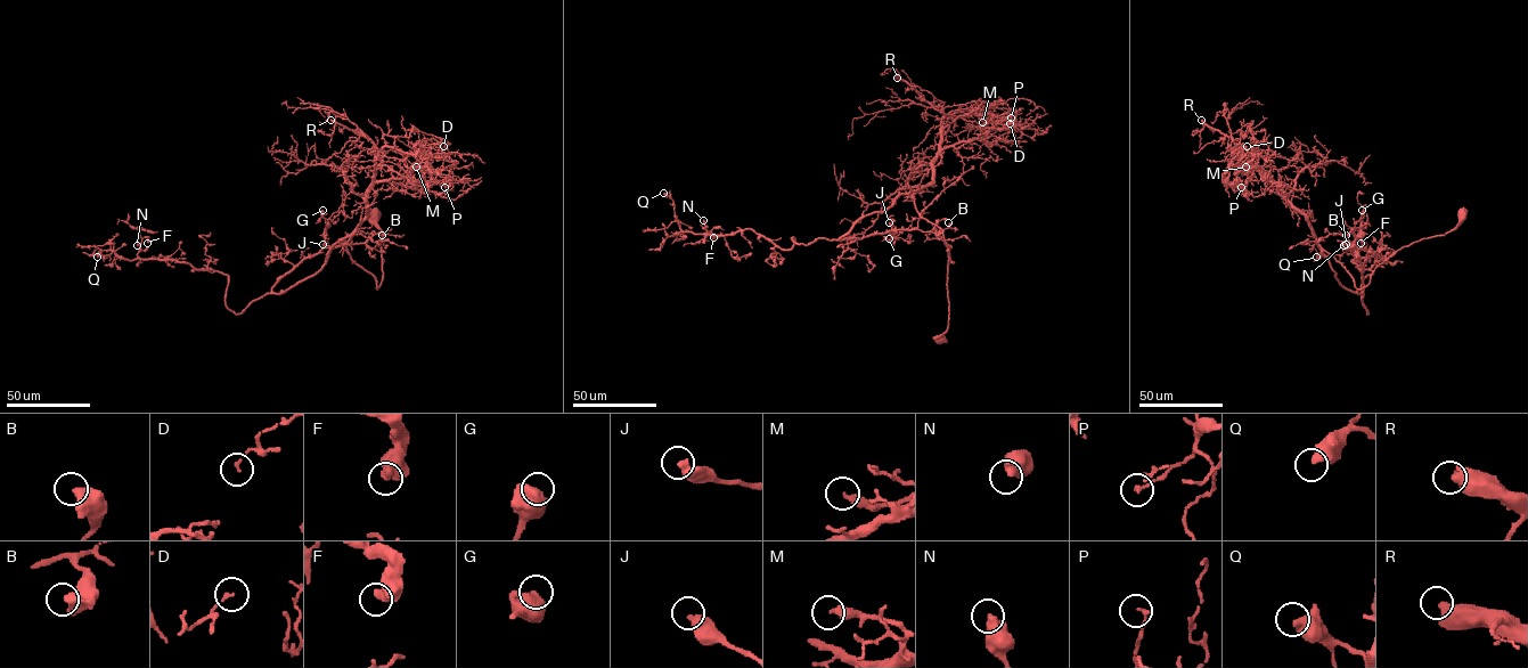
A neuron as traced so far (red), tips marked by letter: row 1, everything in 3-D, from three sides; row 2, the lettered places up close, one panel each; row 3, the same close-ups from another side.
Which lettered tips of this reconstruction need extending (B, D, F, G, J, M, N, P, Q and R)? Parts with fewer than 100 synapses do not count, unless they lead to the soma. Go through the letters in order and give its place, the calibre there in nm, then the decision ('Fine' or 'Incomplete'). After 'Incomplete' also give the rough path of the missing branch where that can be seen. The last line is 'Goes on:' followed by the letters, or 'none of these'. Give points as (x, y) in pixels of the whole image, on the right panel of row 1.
B: Place: (1346, 235). Thickness 550 nm. Fine
D: Place: (1247, 146). Thickness 130 nm. Fine
F: Place: (1361, 243). Thickness 500 nm. Fine
G: Place: (1362, 210). Thickness 750 nm. Fine
J: Place: (1346, 244). Thickness 440 nm. Fine
M: Place: (1245, 166). Thickness 380 nm. Fine
N: Place: (1343, 245). Thickness 500 nm. Fine
P: Place: (1241, 187). Thickness 150 nm. Fine
Q: Place: (1316, 257). Thickness 500 nm. Fine
R: Place: (1201, 120). Thickness 550 nm. Incomplete. Course of what is missing: (1201, 120), (1202, 114), (1220, 115), (1259, 129)
Goes on: R

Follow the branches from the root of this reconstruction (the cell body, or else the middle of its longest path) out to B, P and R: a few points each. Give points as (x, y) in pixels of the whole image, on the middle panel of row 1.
B: (941, 339), (949, 247), (917, 210), (917, 192), (864, 216), (839, 241), (890, 229), (938, 233), (948, 222)
P: (941, 339), (949, 247), (913, 196), (932, 181), (944, 149), (1013, 127), (1011, 117)
R: (941, 339), (949, 316), (949, 247), (942, 230), (920, 214), (913, 196), (932, 181), (944, 114), (897, 78)

